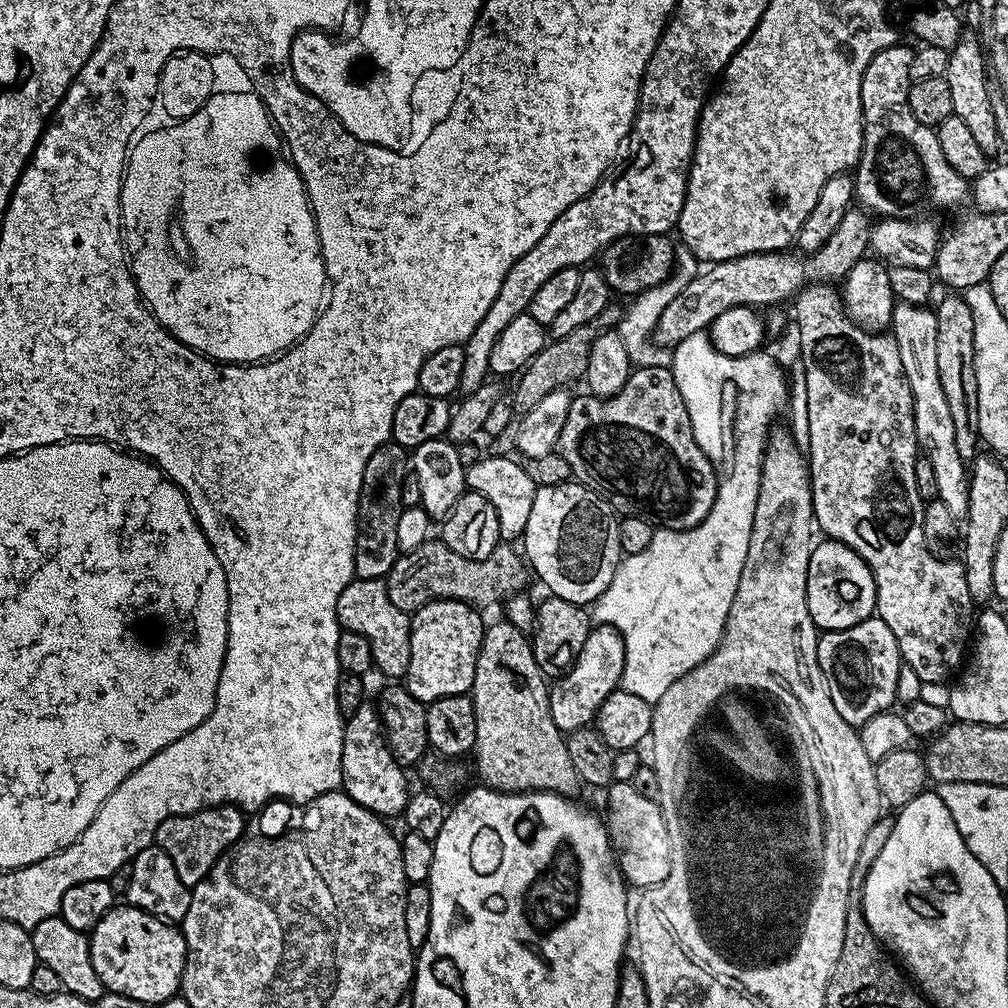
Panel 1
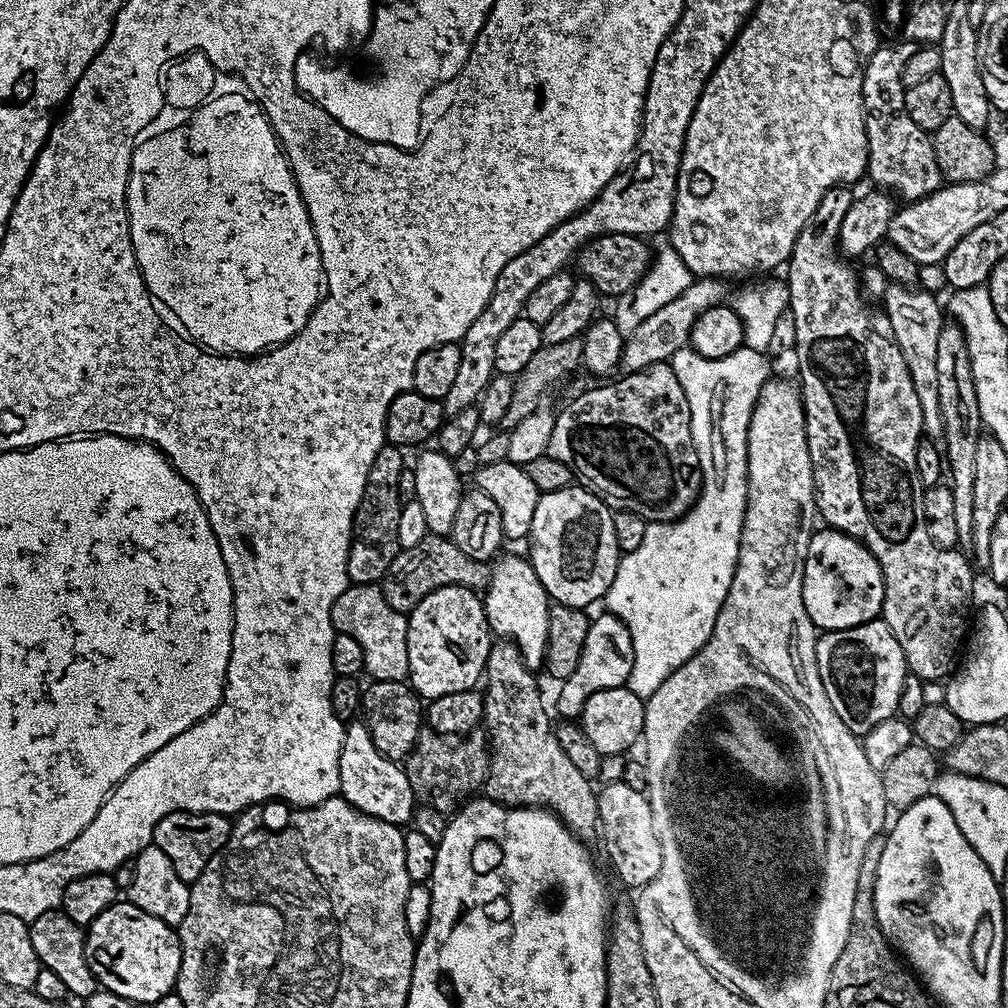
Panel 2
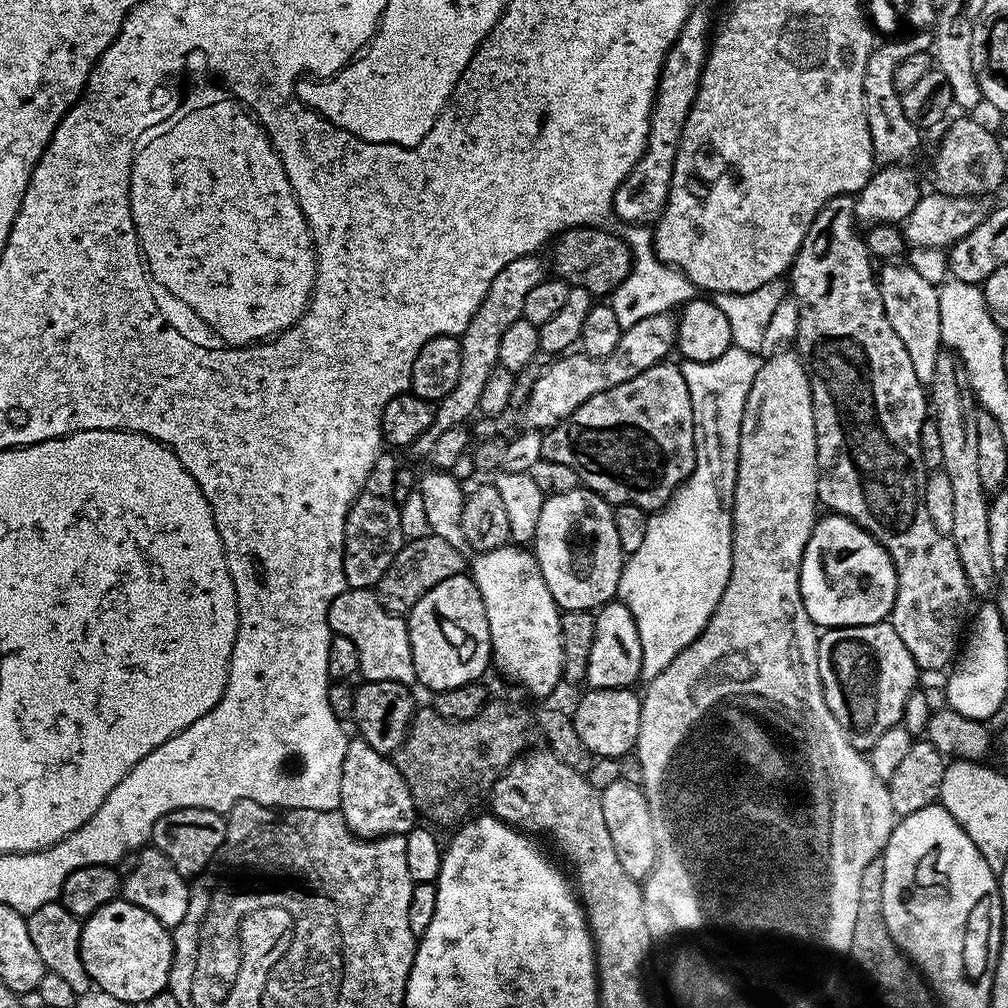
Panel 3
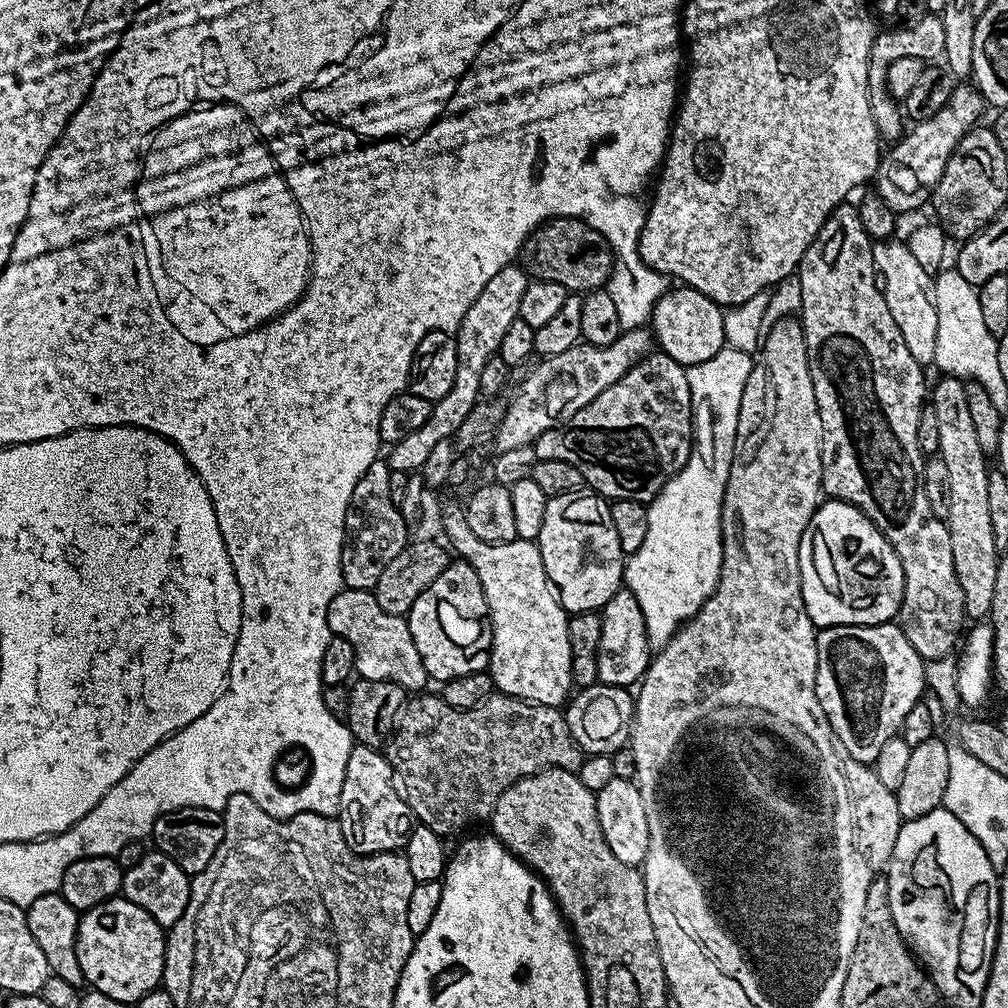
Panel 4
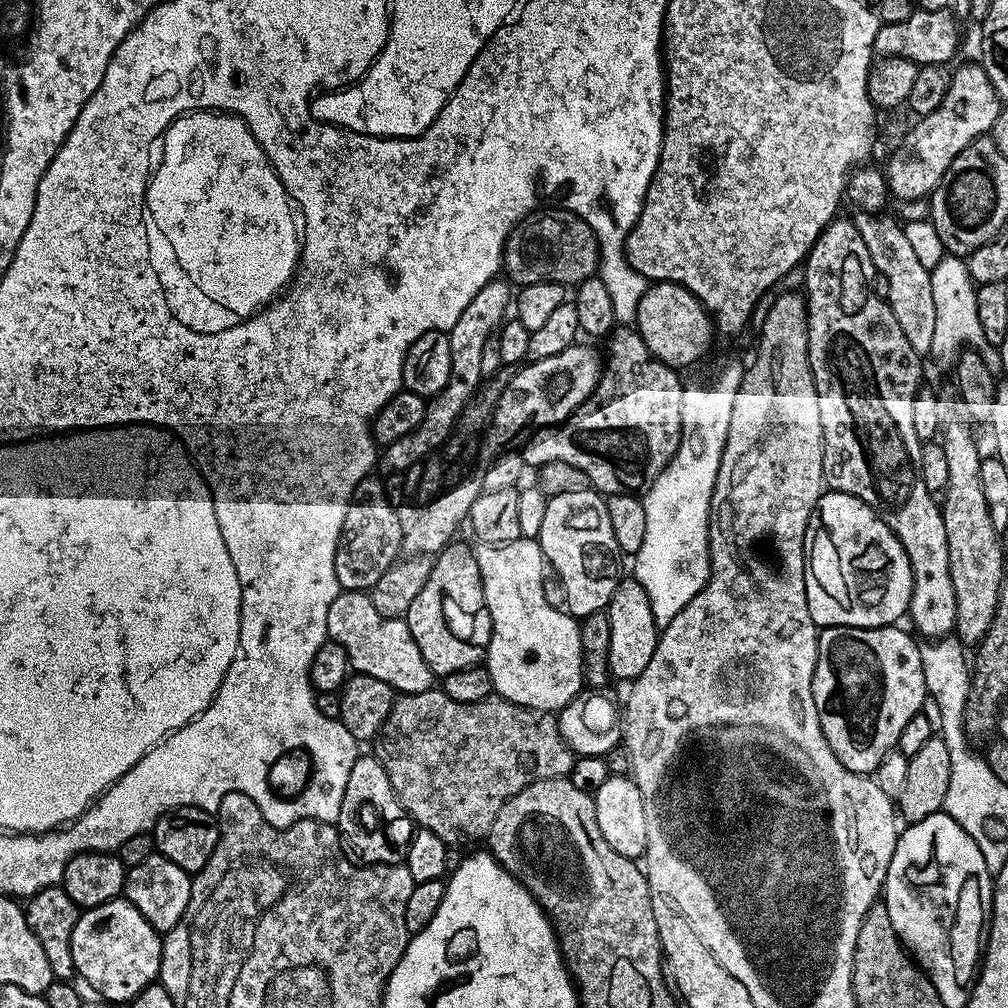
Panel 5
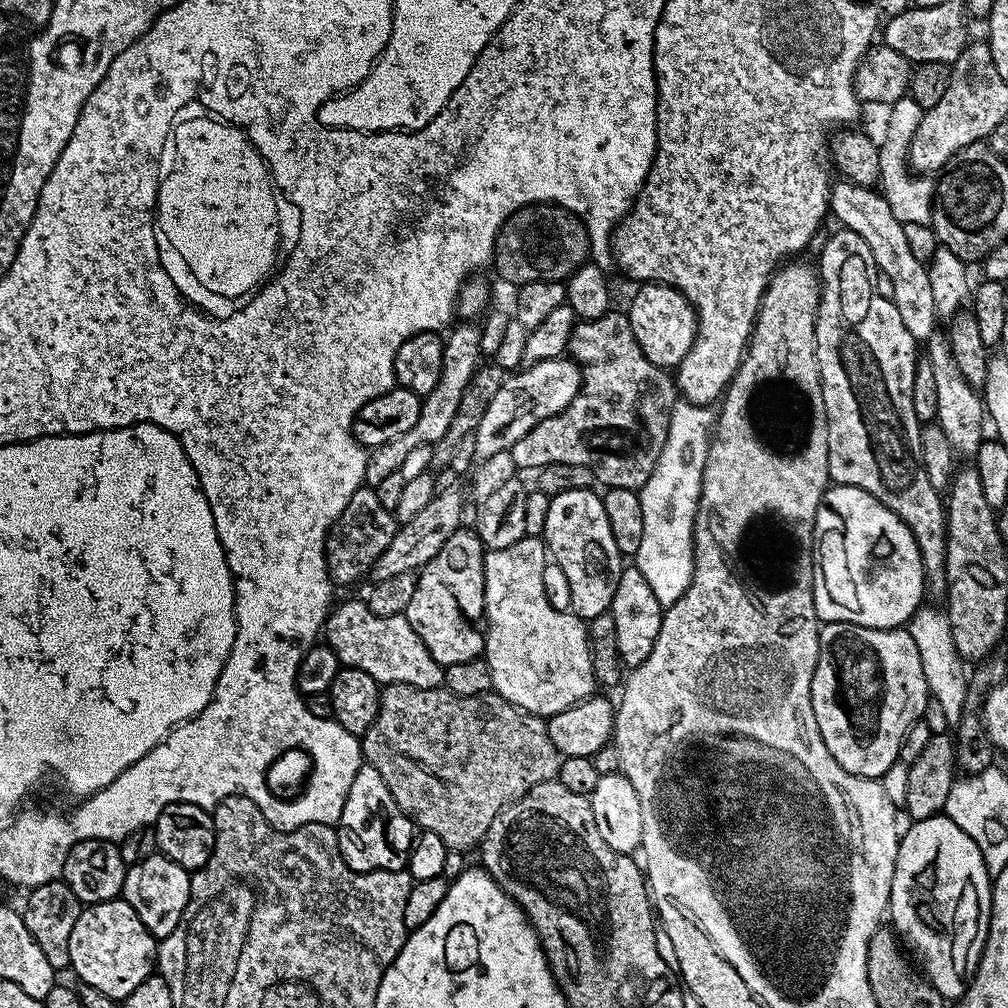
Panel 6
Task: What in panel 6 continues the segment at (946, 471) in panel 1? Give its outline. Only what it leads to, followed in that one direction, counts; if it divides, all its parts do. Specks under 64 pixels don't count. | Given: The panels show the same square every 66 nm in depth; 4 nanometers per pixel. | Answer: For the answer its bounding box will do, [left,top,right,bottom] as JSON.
[829,180,938,342]

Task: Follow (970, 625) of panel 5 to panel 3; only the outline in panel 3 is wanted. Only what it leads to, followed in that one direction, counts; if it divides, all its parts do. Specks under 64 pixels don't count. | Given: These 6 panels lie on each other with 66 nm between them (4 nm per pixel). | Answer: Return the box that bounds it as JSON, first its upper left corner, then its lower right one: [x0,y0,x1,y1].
[930,351,998,593]

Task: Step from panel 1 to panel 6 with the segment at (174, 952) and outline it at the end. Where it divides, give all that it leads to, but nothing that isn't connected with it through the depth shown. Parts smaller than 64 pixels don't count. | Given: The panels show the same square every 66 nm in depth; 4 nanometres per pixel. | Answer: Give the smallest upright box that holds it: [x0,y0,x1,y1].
[70,898,157,1002]

